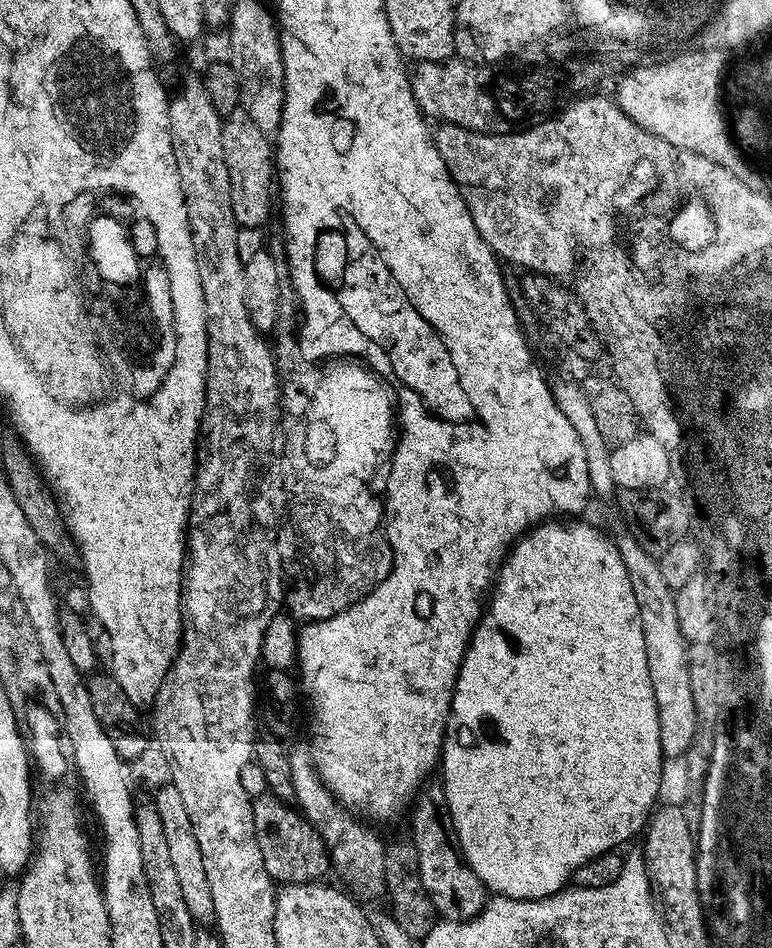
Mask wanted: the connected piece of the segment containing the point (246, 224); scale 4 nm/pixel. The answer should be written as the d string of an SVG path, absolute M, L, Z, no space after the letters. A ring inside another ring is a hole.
M238 107L228 116L223 117L224 133L222 142L226 150L226 166L230 170L230 206L234 206L234 218L241 228L265 227L268 215L272 212L272 200L274 204L274 152L266 141L266 134L254 126L250 114L246 114L244 108Z

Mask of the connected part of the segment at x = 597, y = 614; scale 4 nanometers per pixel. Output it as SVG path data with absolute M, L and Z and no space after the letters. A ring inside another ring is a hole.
M552 518L541 522L531 530L524 533L519 540L511 545L510 551L505 555L490 592L490 599L483 609L482 615L476 621L472 635L468 638L468 649L462 658L462 666L458 670L458 682L454 686L454 698L448 715L448 725L444 731L444 751L442 753L442 772L444 768L444 793L450 810L450 818L454 822L454 830L458 834L458 842L464 851L466 862L482 878L482 882L496 896L509 896L512 900L543 900L545 896L553 896L571 881L574 870L582 866L582 862L590 862L590 858L598 858L598 854L619 849L619 844L627 842L631 836L639 837L643 833L654 809L658 804L658 782L660 781L660 766L662 753L660 739L658 738L658 706L654 702L654 686L650 686L650 670L646 670L646 642L642 642L642 622L638 614L638 602L634 599L634 589L630 586L630 578L626 574L626 566L618 554L615 543L608 540L592 524L583 524L580 518ZM504 595L513 596L516 604L504 604Z

